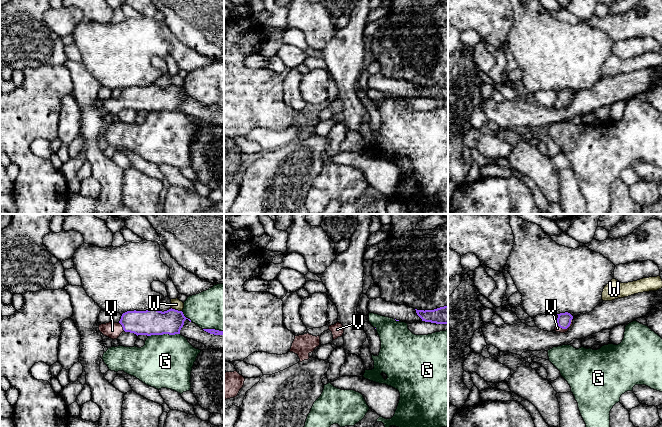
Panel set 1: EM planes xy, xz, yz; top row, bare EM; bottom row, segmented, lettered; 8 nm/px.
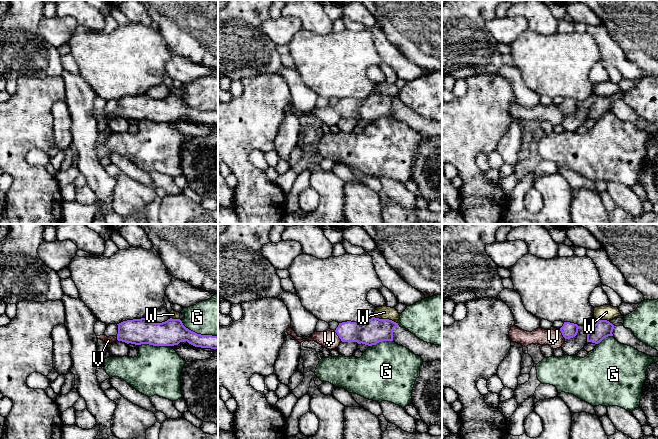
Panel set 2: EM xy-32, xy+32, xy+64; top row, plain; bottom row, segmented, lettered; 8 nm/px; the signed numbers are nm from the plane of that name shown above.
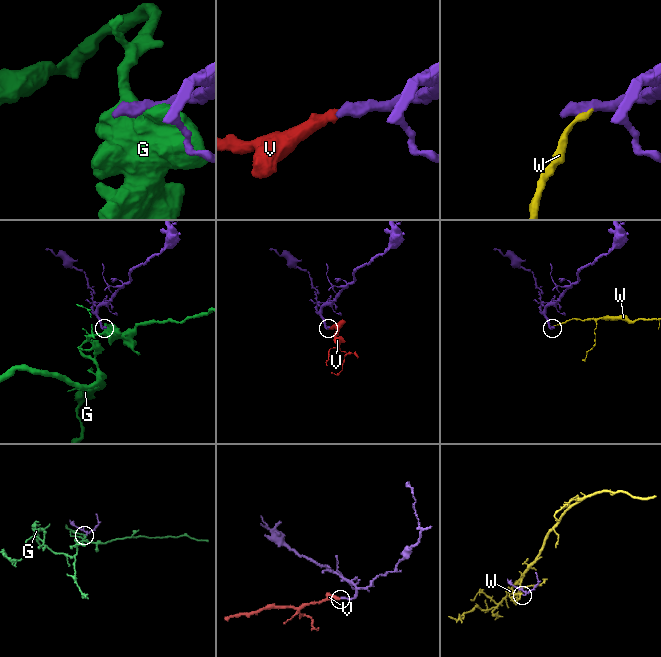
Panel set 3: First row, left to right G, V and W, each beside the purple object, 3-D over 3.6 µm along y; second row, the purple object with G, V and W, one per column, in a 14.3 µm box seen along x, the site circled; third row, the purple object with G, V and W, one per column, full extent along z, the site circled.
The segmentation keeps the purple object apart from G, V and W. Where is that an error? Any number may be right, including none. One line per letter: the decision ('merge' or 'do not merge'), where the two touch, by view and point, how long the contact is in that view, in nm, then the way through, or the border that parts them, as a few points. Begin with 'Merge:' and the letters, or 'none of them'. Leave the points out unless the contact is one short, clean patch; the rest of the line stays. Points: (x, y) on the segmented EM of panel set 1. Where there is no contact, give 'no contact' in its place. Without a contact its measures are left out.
Merge: V
G: do not merge | xy (163, 333) | 260 nm
V: merge | yz (566, 328) | 140 nm | across yz (564, 319), (566, 328), (557, 328)
W: do not merge | xy (176, 310) | 90 nm | along xy (171, 307), (181, 311)

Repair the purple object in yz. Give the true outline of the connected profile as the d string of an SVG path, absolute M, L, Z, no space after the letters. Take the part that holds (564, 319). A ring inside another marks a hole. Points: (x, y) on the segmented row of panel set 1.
M568 312L560 313L557 315L557 325L554 330L560 333L567 332L569 328L573 325L573 316Z

